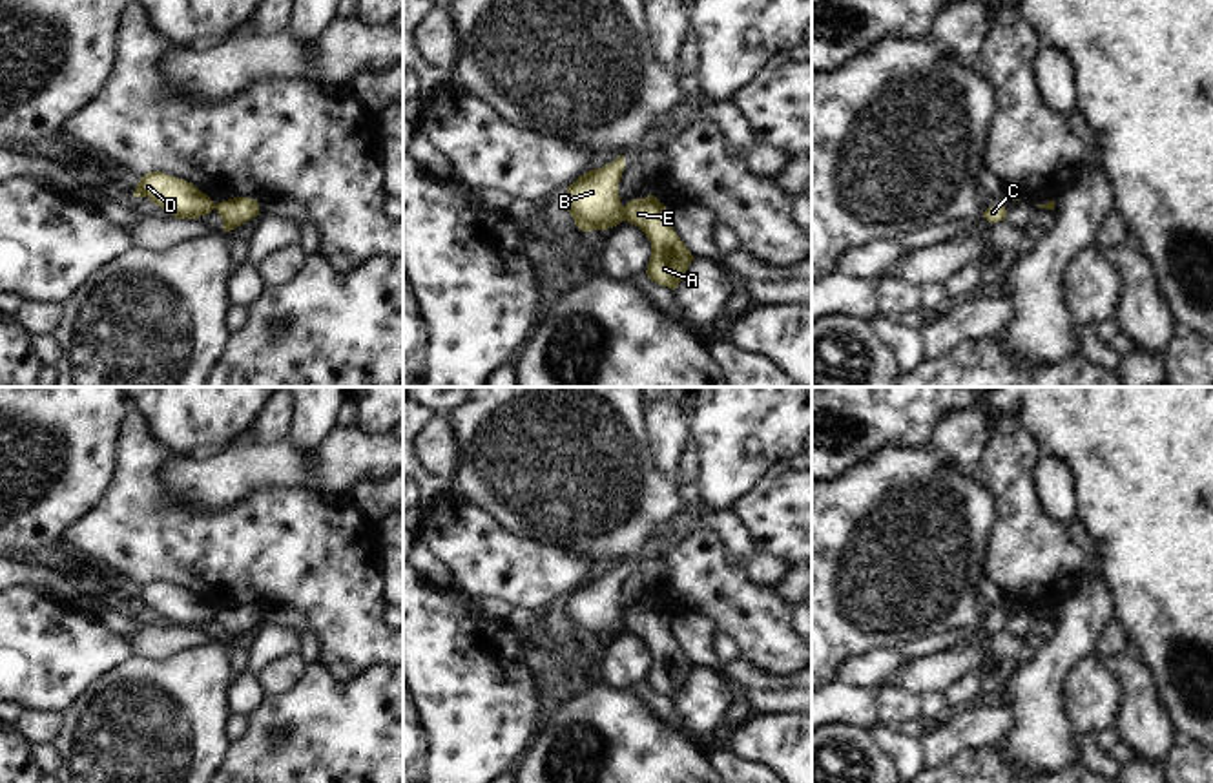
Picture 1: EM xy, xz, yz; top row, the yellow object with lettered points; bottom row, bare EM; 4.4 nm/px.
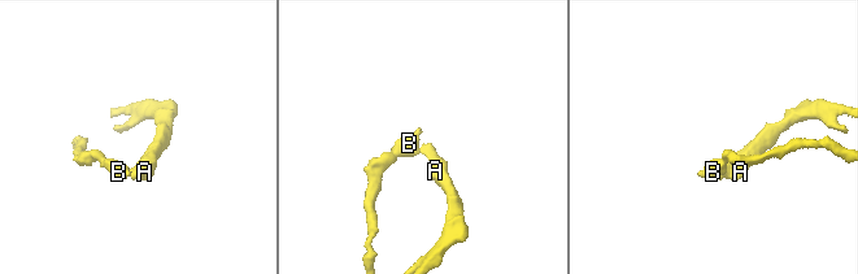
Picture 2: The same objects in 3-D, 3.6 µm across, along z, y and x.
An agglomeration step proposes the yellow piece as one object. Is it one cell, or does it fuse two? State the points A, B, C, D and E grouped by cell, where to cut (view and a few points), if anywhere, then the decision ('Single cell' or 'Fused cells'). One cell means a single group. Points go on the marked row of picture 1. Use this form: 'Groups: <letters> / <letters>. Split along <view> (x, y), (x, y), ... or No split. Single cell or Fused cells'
Groups: A E / B C D. Split along xz (624, 207), (622, 219). Fused cells

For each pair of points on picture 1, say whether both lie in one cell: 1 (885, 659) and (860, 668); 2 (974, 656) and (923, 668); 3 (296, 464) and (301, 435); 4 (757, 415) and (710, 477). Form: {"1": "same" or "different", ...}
{"1": "same", "2": "same", "3": "different", "4": "same"}

